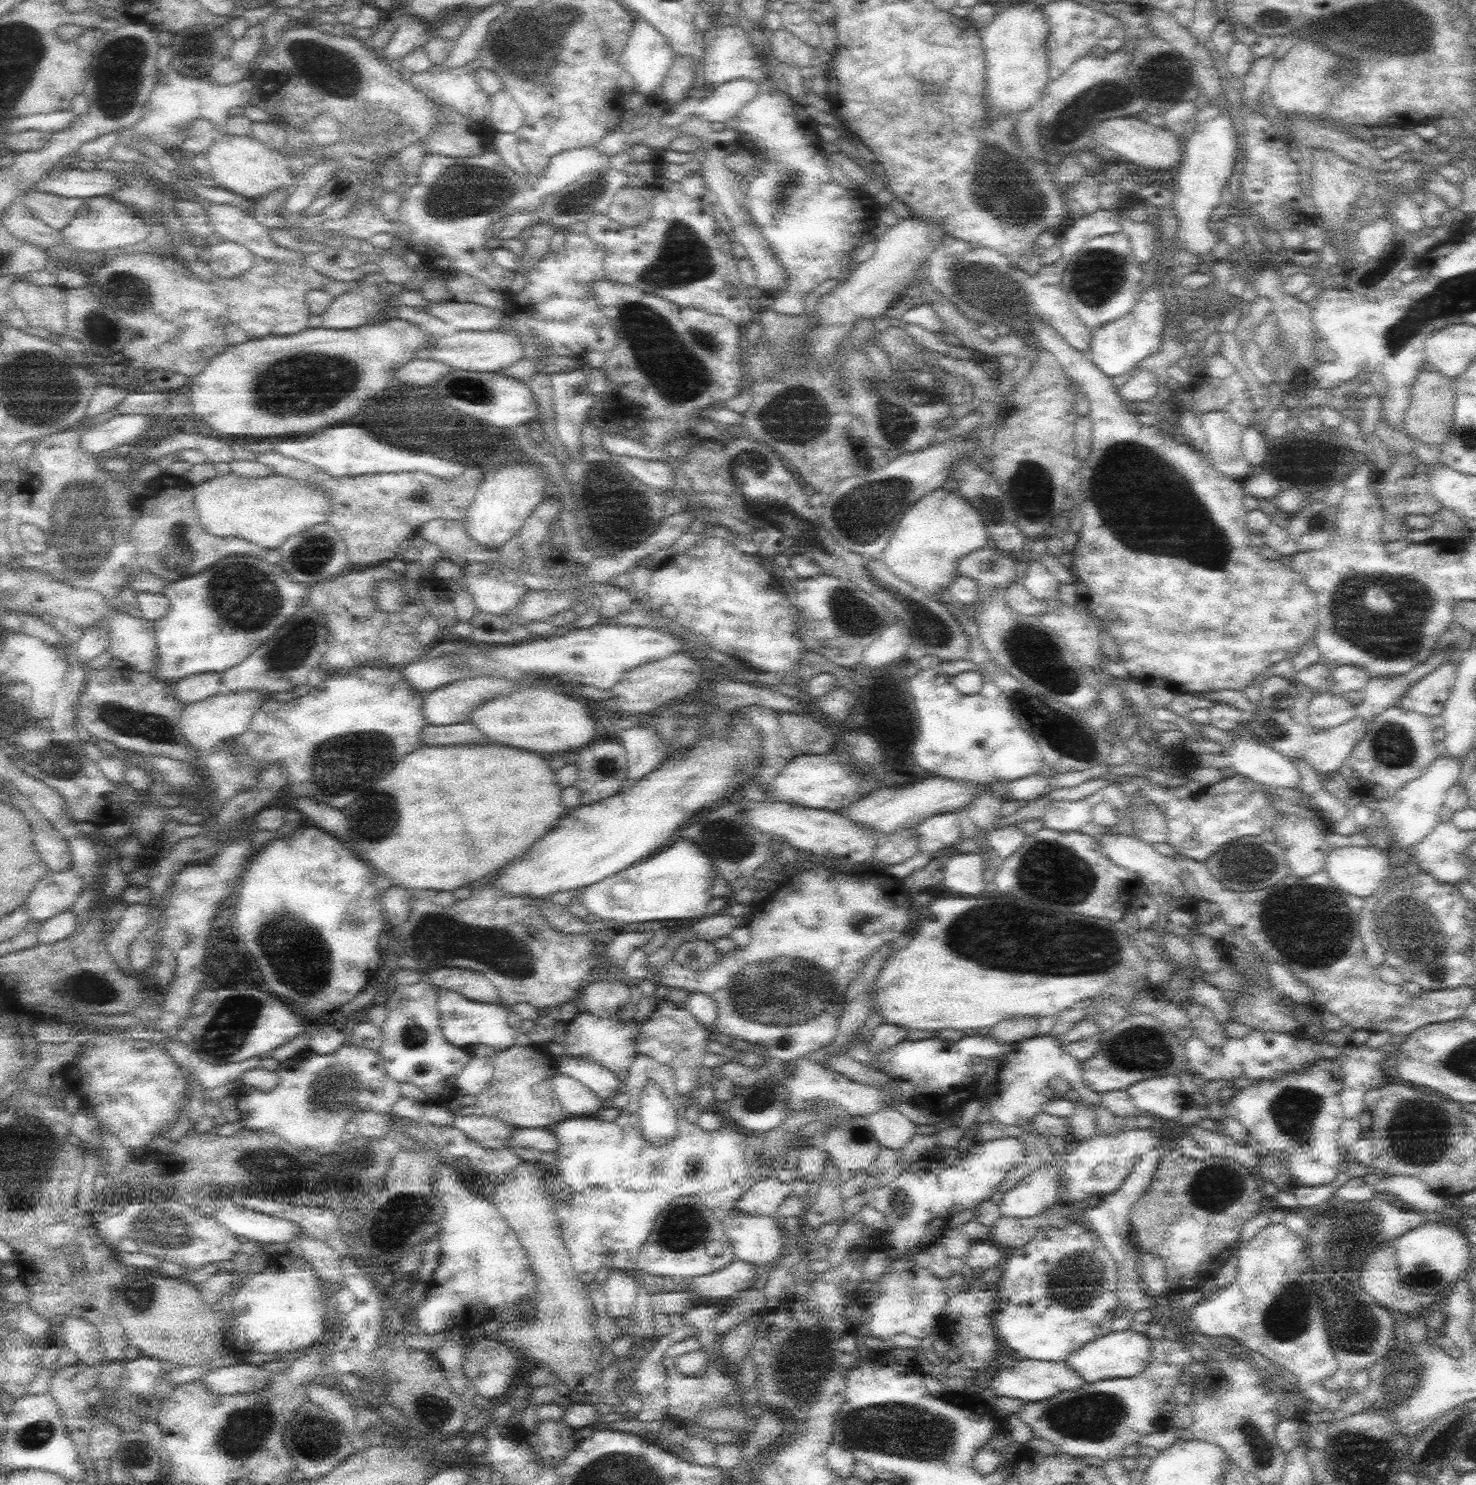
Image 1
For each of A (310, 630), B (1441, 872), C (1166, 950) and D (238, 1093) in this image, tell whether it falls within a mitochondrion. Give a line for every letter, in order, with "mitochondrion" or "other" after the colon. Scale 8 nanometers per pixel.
A: mitochondrion
B: other
C: other
D: other

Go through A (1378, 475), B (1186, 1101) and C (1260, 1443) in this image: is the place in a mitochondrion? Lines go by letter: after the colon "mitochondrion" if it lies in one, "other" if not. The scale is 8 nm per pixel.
A: other
B: other
C: mitochondrion

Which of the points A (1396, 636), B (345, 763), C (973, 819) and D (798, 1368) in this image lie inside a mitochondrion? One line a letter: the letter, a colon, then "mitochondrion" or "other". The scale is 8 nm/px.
A: mitochondrion
B: mitochondrion
C: other
D: mitochondrion

